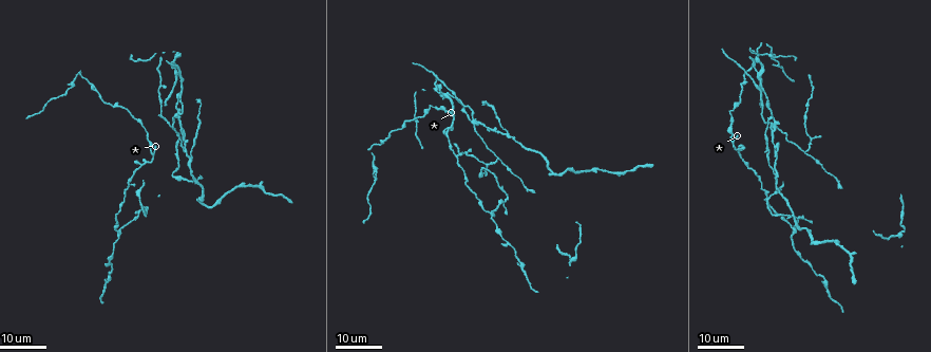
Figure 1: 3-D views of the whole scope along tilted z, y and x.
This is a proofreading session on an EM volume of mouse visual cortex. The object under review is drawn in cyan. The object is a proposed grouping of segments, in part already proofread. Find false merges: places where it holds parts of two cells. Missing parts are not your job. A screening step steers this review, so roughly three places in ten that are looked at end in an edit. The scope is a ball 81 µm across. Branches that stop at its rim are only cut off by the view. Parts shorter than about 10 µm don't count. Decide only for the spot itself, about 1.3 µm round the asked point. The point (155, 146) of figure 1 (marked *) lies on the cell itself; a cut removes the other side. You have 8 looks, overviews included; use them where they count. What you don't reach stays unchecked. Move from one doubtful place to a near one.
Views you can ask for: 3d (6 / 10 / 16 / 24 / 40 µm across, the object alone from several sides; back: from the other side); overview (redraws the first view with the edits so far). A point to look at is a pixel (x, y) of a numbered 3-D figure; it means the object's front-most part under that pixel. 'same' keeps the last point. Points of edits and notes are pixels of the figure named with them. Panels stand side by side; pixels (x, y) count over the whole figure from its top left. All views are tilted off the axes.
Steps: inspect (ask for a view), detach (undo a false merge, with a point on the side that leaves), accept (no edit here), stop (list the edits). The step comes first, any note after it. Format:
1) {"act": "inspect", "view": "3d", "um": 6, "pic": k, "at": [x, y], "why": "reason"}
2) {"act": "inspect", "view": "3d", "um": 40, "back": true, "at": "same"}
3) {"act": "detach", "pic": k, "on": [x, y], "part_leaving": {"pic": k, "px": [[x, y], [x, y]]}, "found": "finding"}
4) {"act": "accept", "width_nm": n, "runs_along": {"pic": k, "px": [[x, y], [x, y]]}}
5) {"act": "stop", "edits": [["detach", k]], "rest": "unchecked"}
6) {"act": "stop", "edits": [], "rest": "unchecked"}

{"act": "inspect", "view": "3d", "um": 24, "pic": 1, "at": [733, 142], "why": "three-way junction"}

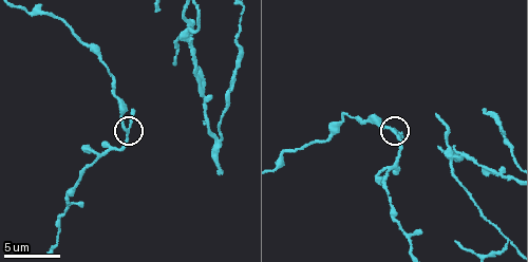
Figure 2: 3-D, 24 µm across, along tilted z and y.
{"act": "inspect", "view": "3d", "um": 10, "pic": 2, "at": [127, 129]}

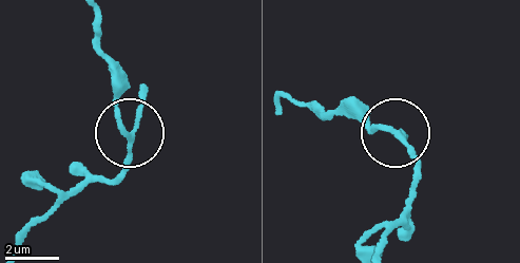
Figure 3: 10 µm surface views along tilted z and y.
{"act": "accept", "arms": 3, "found": "all the same cell"}

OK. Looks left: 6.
{"act": "inspect", "view": "3d", "um": 10, "pic": 2, "at": [450, 158], "why": "four-way junction"}

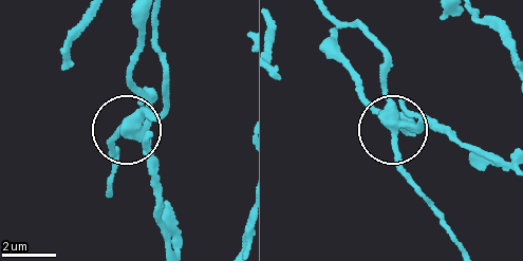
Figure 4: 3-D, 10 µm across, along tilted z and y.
{"act": "detach", "pic": 4, "on": [148, 170], "part_leaving": {"pic": 4, "px": [[137, 135], [155, 173], [155, 218], [165, 245]]}, "found": "a second cell is stuck on"}

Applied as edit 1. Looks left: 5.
{"act": "inspect", "view": "overview"}

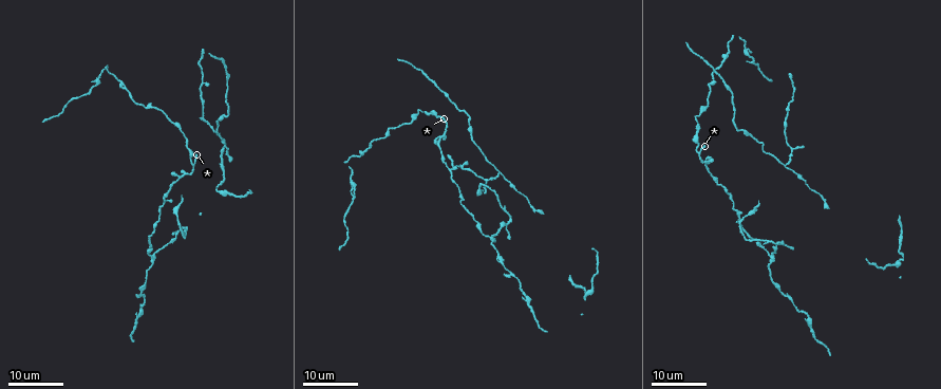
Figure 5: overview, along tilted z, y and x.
{"act": "inspect", "view": "3d", "um": 24, "pic": 5, "at": [449, 98], "why": "sudden change in width"}

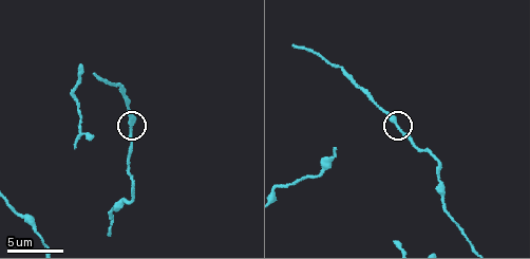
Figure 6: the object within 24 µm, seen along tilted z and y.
{"act": "inspect", "view": "3d", "um": 10, "pic": 6, "at": [398, 127]}

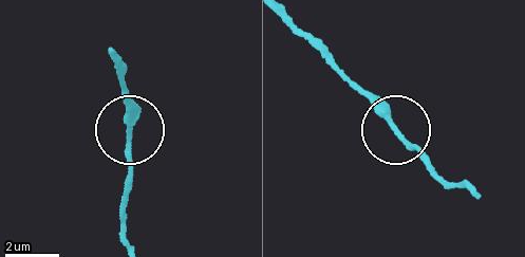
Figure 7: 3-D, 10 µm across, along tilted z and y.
{"act": "accept", "found": "all the same cell"}

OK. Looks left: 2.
{"act": "inspect", "view": "3d", "um": 6, "pic": 2, "at": [507, 240], "why": "branch point"}

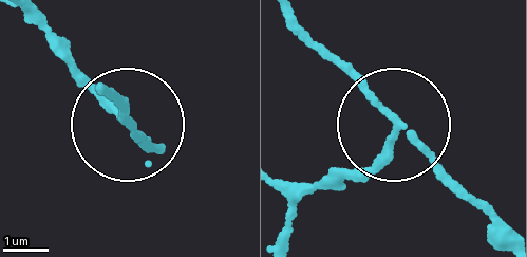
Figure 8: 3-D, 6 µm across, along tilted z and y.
{"act": "detach", "pic": 8, "on": [83, 79], "width_nm": 130, "part_leaving": {"pic": 8, "px": [[396, 127], [388, 151], [361, 168], [292, 185]]}, "found": "two cells meet here"}

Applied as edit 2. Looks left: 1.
{"act": "stop", "edits": [["detach", 4], ["detach", 8]], "rest": "unchecked"}

